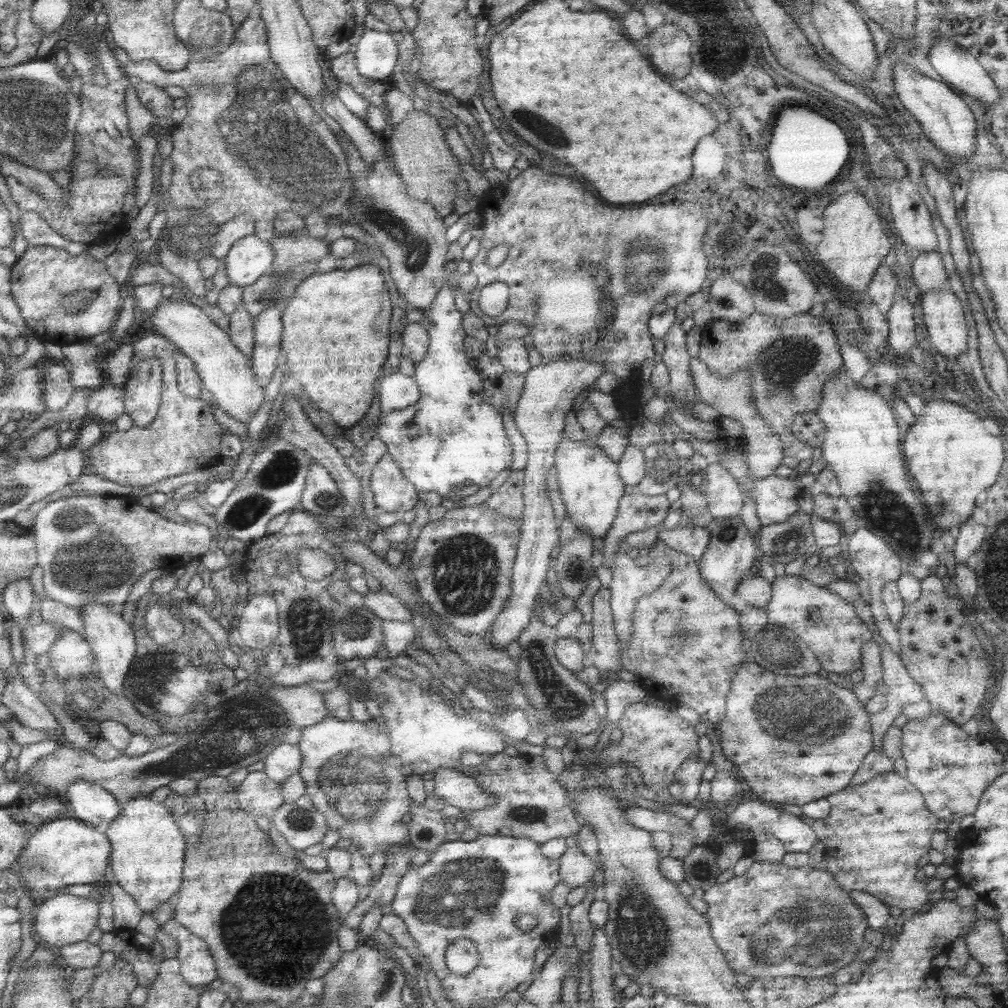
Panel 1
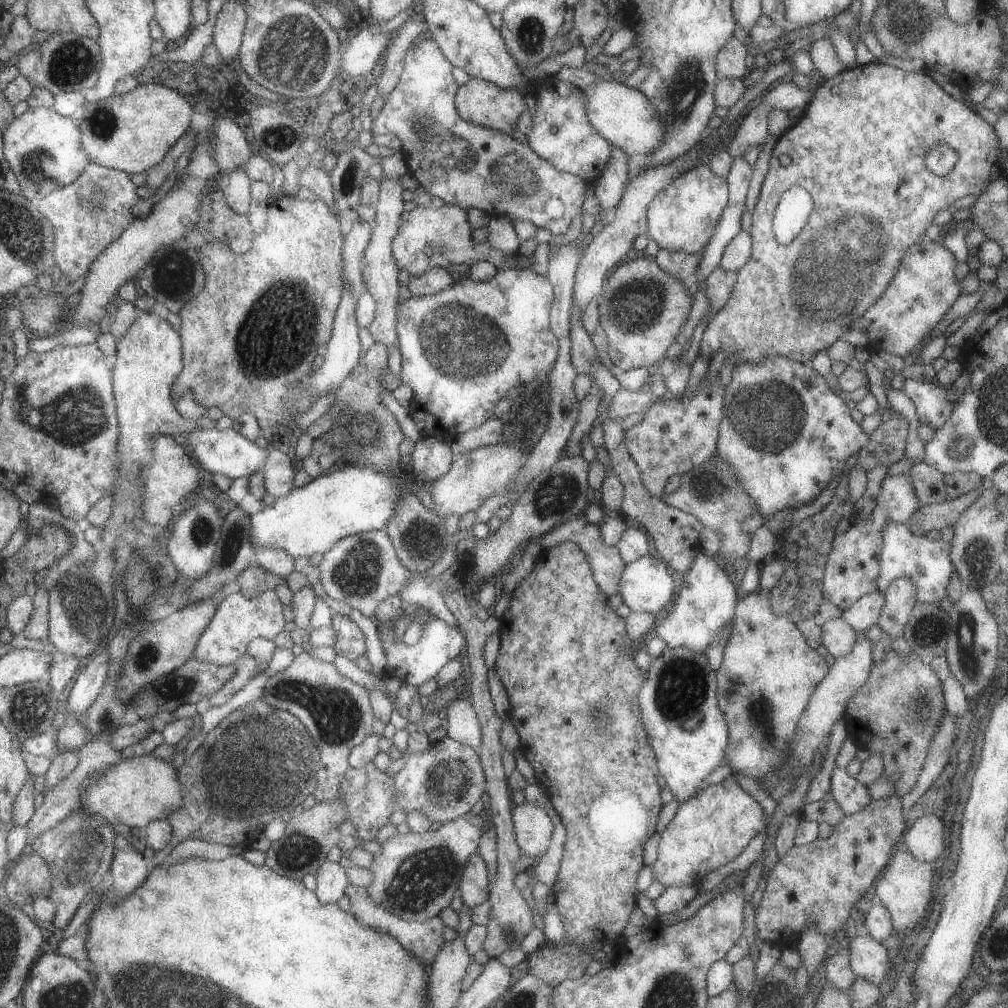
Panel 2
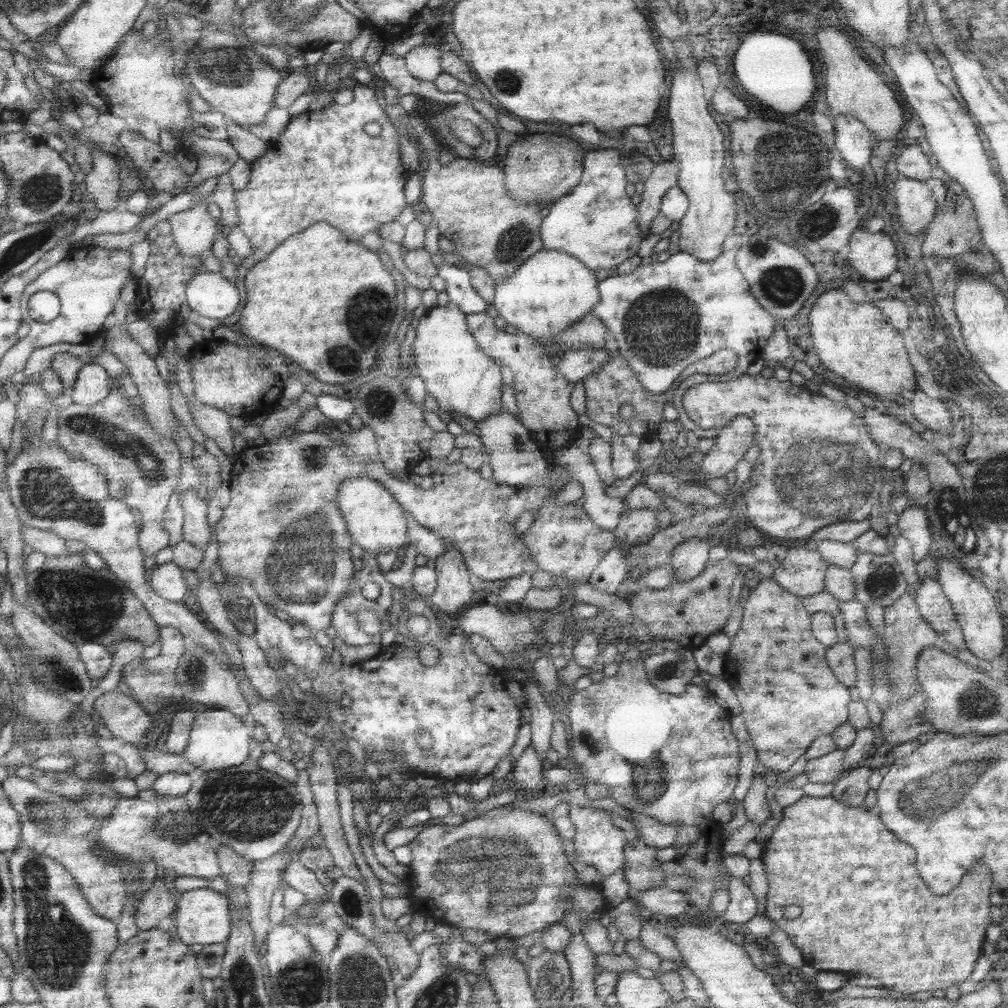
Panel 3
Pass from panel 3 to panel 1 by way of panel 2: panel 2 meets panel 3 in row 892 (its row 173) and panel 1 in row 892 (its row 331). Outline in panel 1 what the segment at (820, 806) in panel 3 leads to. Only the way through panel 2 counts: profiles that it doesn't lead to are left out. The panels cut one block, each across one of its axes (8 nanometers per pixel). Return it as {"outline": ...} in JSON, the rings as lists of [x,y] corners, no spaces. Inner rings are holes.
{"outline":[[[753,862],[745,874],[733,876],[723,884],[713,884],[703,894],[707,904],[707,924],[717,948],[725,954],[727,964],[735,974],[753,978],[827,978],[835,976],[835,984],[849,984],[857,952],[863,942],[879,948],[883,932],[875,932],[867,926],[865,914],[853,902],[851,894],[843,892],[835,878],[823,868],[803,866],[787,868],[783,864]]]}

